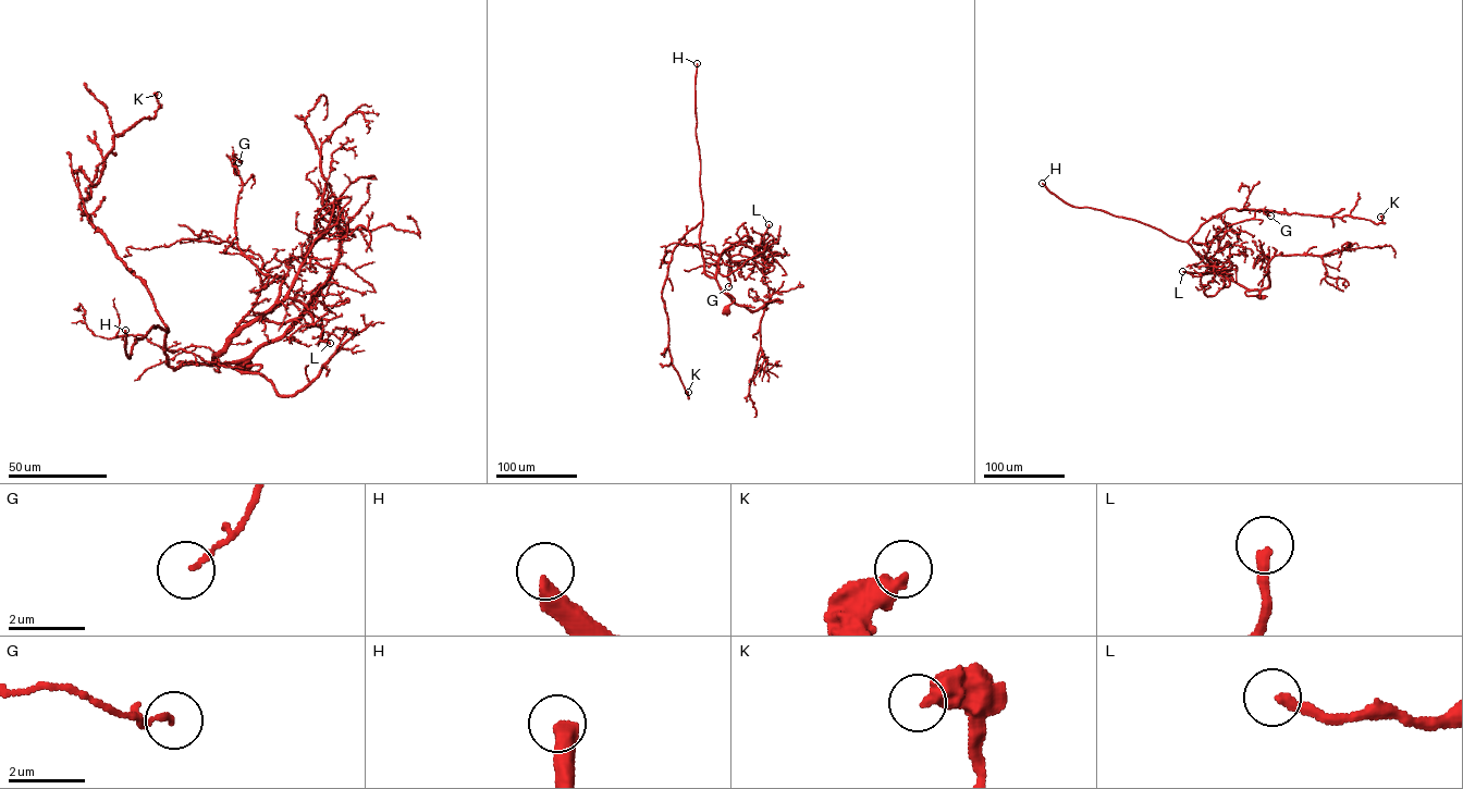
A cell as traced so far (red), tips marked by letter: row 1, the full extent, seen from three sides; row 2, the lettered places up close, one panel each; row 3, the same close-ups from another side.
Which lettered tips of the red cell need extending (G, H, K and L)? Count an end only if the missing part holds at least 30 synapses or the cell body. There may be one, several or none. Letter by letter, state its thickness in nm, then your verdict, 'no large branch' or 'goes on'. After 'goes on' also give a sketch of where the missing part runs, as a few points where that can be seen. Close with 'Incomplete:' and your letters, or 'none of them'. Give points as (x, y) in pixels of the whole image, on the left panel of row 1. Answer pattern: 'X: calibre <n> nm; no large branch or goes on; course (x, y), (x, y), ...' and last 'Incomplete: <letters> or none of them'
G: calibre 110 nm; no large branch
H: calibre 440 nm; goes on; course (125, 330), (117, 311), (84, 321), (65, 338), (42, 327), (26, 338), (14, 318), (12, 282)
K: calibre 380 nm; no large branch
L: calibre 260 nm; no large branch
Incomplete: H

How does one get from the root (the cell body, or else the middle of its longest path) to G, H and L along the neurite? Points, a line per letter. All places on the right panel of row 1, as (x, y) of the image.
G: (1262, 297), (1246, 295), (1250, 290), (1212, 269), (1204, 244), (1225, 227), (1253, 219), (1256, 210), (1270, 216)
H: (1262, 297), (1246, 295), (1250, 290), (1228, 274), (1209, 269), (1188, 242), (1138, 221), (1072, 207), (1042, 183)
L: (1262, 297), (1246, 295), (1245, 292), (1250, 290), (1212, 269), (1207, 259), (1212, 257), (1213, 271), (1182, 271)

